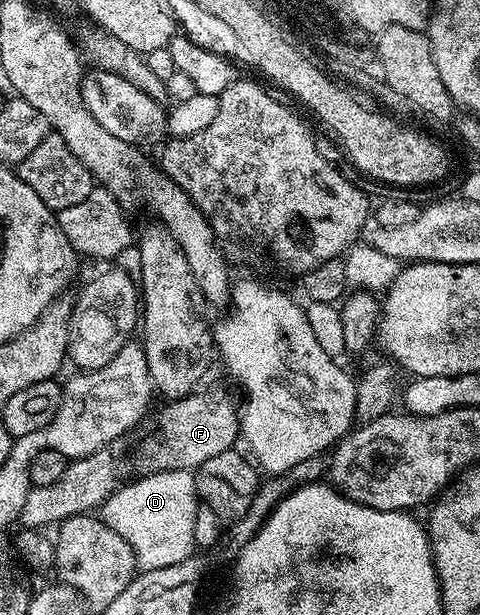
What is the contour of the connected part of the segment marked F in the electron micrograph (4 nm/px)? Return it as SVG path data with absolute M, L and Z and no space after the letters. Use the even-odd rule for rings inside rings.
M214 386L205 393L197 390L183 398L171 401L160 414L158 436L148 436L141 442L136 456L136 471L149 476L161 471L195 471L205 460L233 449L241 433L241 419L233 398L220 387Z

